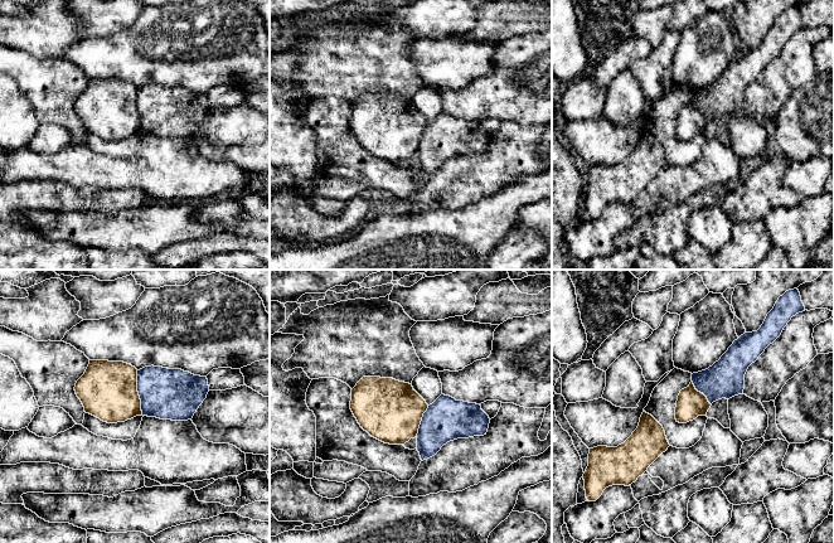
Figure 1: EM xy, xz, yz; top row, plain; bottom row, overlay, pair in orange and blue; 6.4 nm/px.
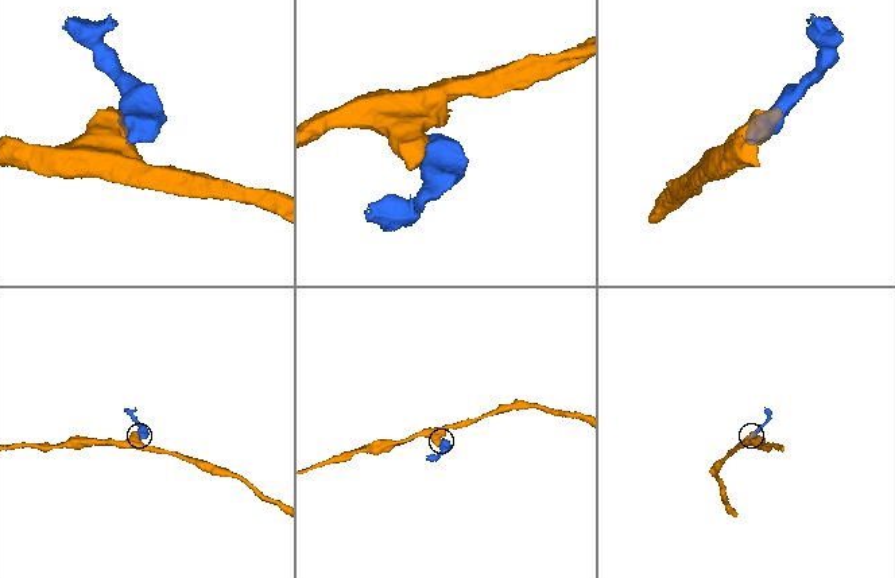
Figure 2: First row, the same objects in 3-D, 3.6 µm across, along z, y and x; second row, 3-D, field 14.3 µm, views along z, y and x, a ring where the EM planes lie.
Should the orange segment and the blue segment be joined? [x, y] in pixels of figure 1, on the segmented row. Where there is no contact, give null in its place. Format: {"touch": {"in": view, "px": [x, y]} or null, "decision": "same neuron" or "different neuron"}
{"touch": {"in": "xy", "px": [137, 392]}, "decision": "different neuron"}

